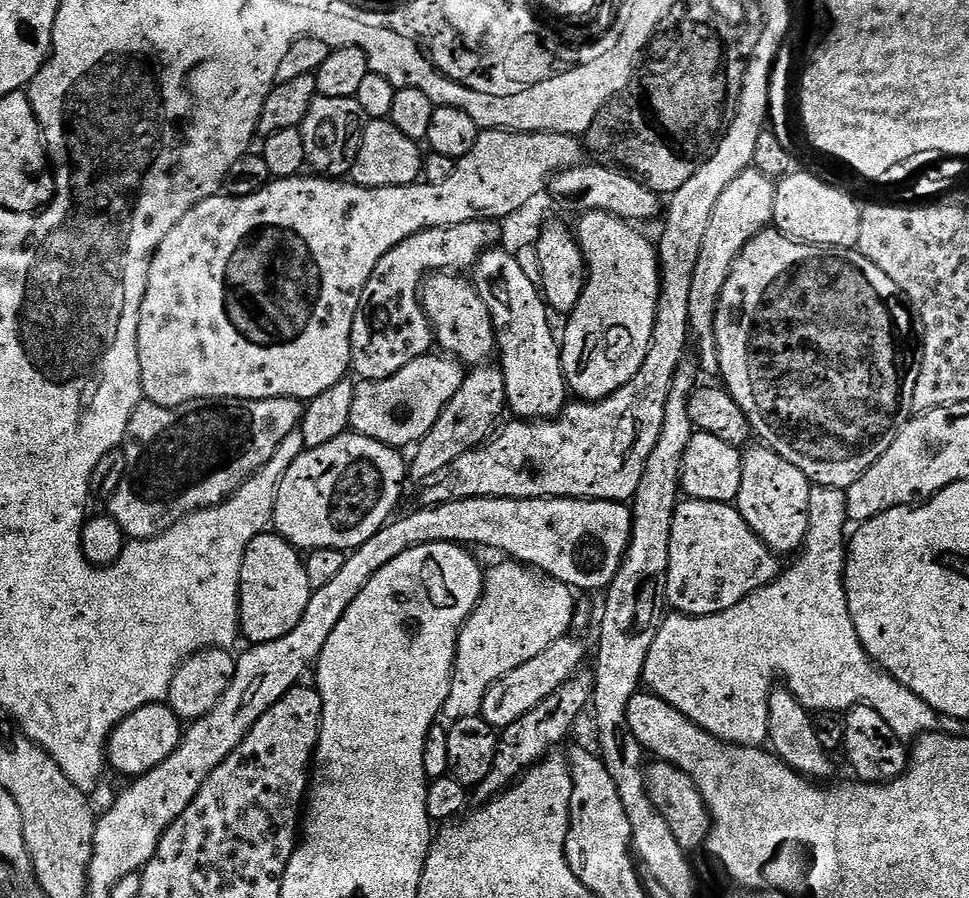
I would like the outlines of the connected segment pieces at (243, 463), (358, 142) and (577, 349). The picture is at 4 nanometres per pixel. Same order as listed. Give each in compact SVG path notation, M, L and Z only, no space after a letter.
M262 398L261 400L195 400L177 408L163 408L142 402L132 411L130 426L124 435L122 451L126 458L126 474L122 486L110 501L110 515L122 526L125 537L147 542L181 523L192 512L222 504L247 482L259 468L266 466L286 438L297 431L304 416L301 401L294 398Z
M317 95L306 110L306 118L300 123L302 143L306 145L307 167L317 176L344 178L351 173L362 146L362 134L368 125L368 115L351 96L346 98L326 98Z
M585 211L579 218L580 225L575 225L576 239L584 252L586 265L586 283L584 298L578 307L567 317L568 325L562 332L560 357L564 367L564 379L573 397L584 402L605 400L614 394L646 362L648 349L652 347L652 335L660 297L660 262L657 249L627 220L612 216L606 212Z

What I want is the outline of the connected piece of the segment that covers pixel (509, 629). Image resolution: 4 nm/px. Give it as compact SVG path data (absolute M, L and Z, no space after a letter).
M519 562L496 564L484 572L484 595L462 626L456 643L450 694L443 715L449 721L480 715L482 702L490 690L510 670L522 662L538 658L546 646L554 646L573 630L577 593L567 584L537 574Z

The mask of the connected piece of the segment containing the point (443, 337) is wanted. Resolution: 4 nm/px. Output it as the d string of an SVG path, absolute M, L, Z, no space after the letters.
M438 272L429 275L422 285L422 303L428 321L432 323L432 334L437 345L440 344L447 355L457 359L465 366L479 366L489 359L488 356L497 351L496 328L492 324L492 315L486 310L482 298L476 292L476 286L464 274Z

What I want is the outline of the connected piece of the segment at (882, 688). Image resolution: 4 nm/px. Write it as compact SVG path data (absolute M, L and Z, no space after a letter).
M821 484L815 485L810 490L810 510L808 513L810 514L810 526L804 539L804 547L798 556L800 561L793 568L788 569L787 567L784 571L781 571L774 583L754 590L754 594L742 598L742 602L738 602L738 606L730 606L730 610L722 610L713 616L665 615L662 626L658 630L658 638L654 638L654 646L650 646L650 654L646 658L643 683L646 685L647 691L655 694L658 698L662 698L667 704L674 706L682 714L686 714L698 727L706 730L714 738L723 740L726 744L740 744L744 748L759 748L768 739L768 723L770 722L768 699L774 685L777 683L776 675L779 672L784 675L785 680L783 681L791 689L792 693L796 695L798 702L802 702L802 706L813 714L818 712L843 713L845 710L853 708L856 704L868 704L874 710L878 710L878 714L882 714L882 718L886 718L890 730L894 730L894 734L898 734L898 738L905 742L915 741L923 736L925 732L937 731L937 712L926 702L922 702L922 698L918 698L918 694L914 694L914 690L902 686L902 682L898 682L888 672L873 664L867 650L865 650L858 638L858 630L854 630L854 622L850 618L848 599L844 589L844 562L846 559L846 532L844 536L844 527L849 527L850 524L847 491L842 488L822 486Z

